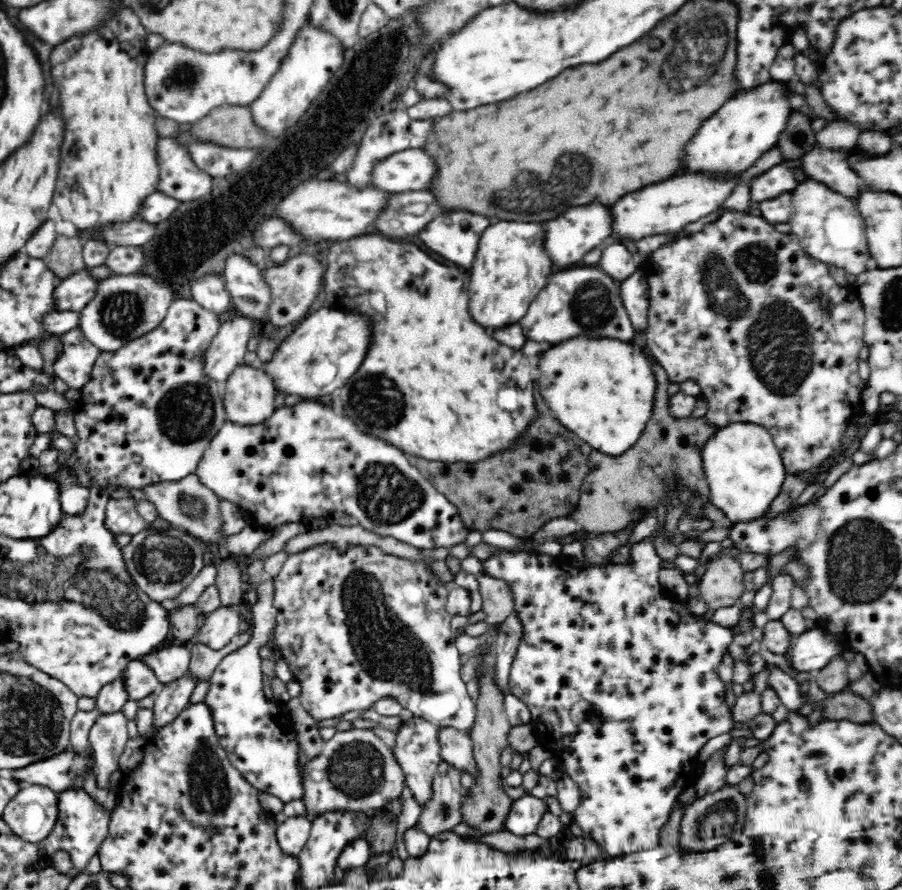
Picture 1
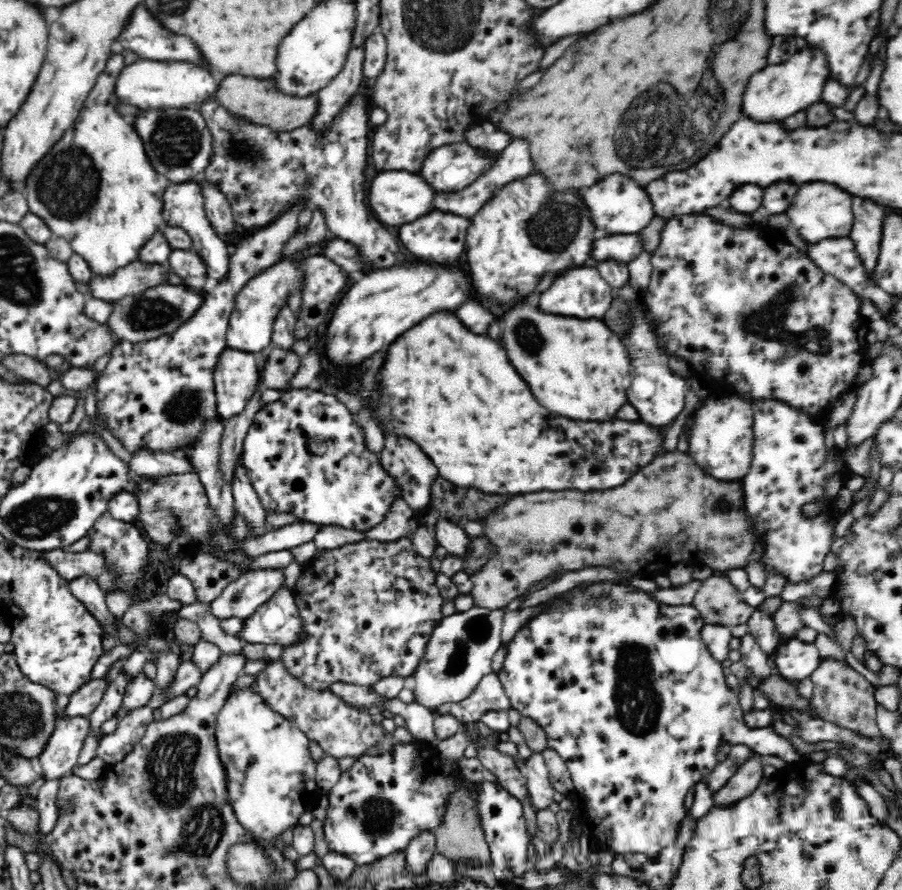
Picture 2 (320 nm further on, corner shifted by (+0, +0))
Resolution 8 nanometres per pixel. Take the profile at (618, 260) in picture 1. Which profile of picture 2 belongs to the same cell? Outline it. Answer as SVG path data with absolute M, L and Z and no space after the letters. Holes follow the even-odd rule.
M639 234L636 235L598 235L591 242L589 264L598 266L609 261L628 265L643 251L643 241Z

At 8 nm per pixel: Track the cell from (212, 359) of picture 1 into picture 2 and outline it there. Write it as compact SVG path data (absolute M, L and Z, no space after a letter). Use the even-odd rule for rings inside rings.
M282 260L278 265L265 270L254 280L250 280L236 298L236 304L229 318L226 334L227 348L242 352L258 352L264 350L271 342L274 319L278 309L286 303L287 296L292 291L301 289L301 276L298 260Z

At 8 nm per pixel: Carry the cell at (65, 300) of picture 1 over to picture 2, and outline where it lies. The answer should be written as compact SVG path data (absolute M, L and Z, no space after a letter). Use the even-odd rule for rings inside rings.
M134 261L118 268L111 275L93 275L88 281L89 296L112 302L119 298L143 293L151 286L167 282L168 264L144 264Z

